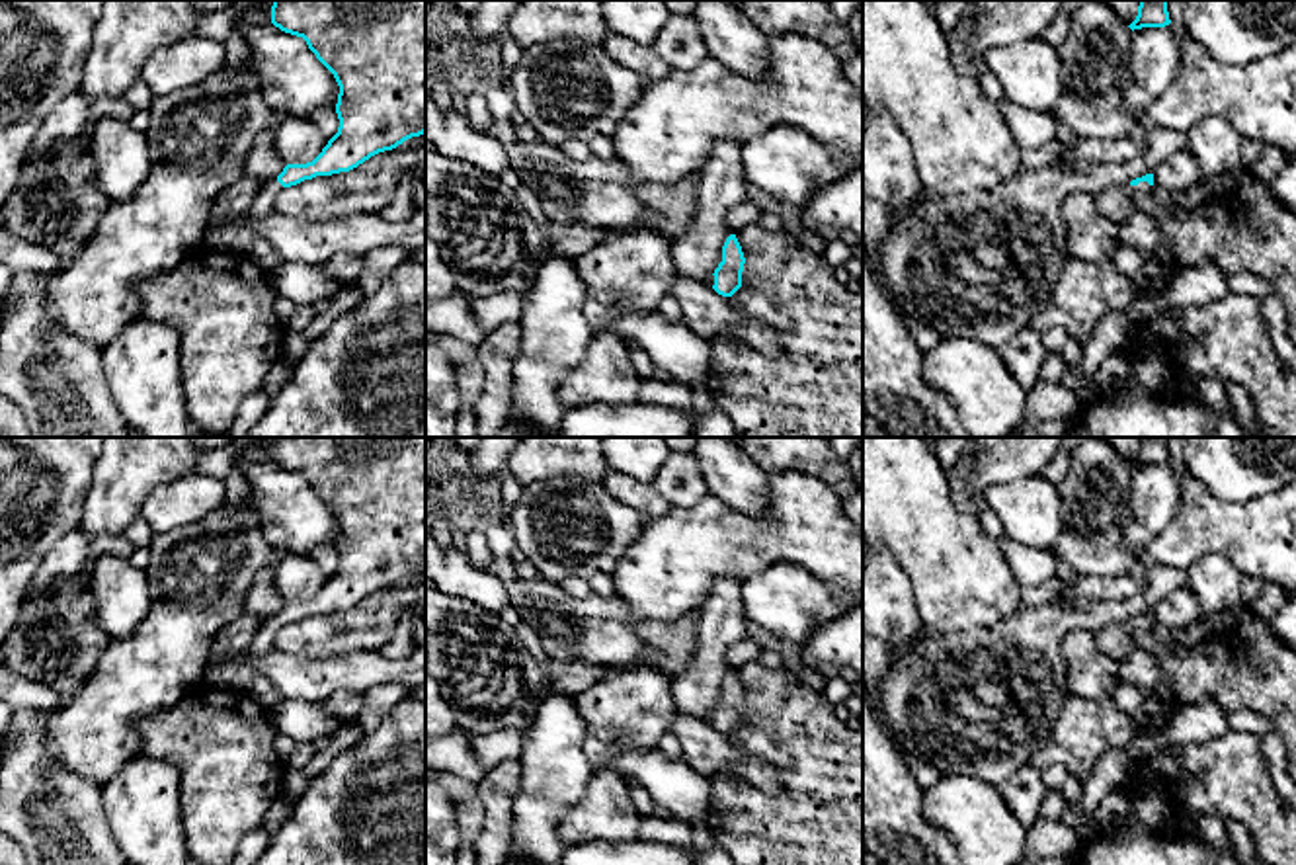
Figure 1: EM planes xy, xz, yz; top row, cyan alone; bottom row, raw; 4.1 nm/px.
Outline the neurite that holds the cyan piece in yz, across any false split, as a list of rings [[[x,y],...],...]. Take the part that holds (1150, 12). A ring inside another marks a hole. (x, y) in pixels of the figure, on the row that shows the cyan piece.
[[[1140,0],[1138,16],[1128,27],[1134,31],[1142,27],[1165,27],[1169,23],[1167,0]]]

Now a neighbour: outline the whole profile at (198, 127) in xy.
[[[252,61],[240,70],[223,66],[197,86],[154,96],[148,113],[148,178],[133,197],[109,203],[80,254],[49,287],[51,322],[100,350],[141,316],[137,283],[176,268],[203,246],[211,205],[242,174],[252,141],[277,121]]]

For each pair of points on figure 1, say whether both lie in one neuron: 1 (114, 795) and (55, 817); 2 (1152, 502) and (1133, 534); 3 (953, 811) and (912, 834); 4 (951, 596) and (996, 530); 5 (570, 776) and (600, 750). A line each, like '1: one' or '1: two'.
1: two
2: one
3: two
4: two
5: two

